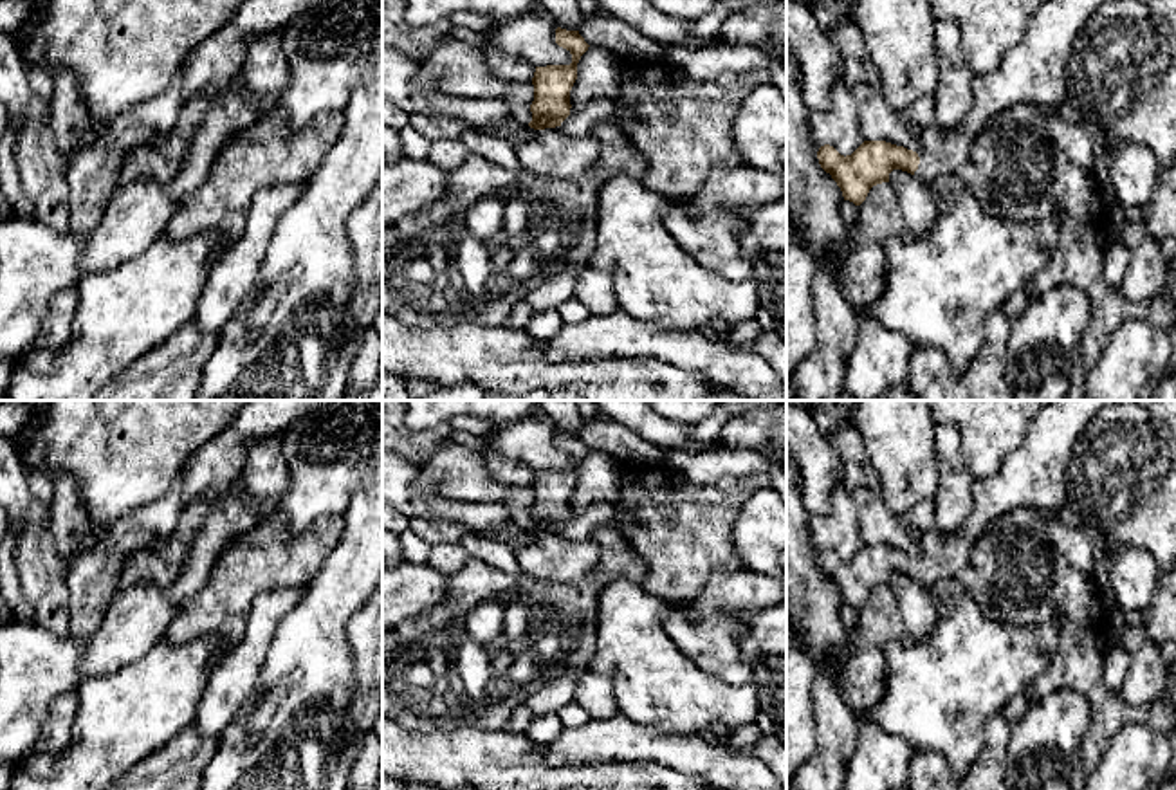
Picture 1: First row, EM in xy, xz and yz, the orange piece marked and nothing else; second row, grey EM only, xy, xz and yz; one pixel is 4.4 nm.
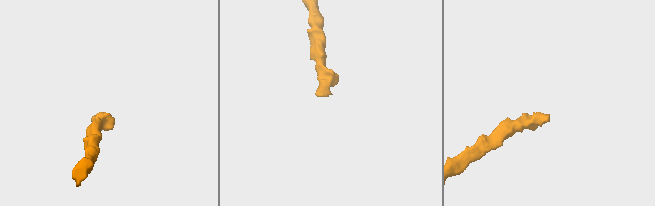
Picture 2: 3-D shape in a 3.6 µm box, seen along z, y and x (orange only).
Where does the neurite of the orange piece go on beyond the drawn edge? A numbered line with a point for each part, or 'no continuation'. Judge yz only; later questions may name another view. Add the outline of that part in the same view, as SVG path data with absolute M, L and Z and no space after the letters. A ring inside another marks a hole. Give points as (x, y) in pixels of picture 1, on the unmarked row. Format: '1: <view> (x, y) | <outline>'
1: yz (1034, 475) | M1052 400L1028 426L1026 435L999 471L974 482L974 510L954 532L933 528L920 539L914 579L931 588L958 579L979 536L1001 516L1017 509L1059 510L1068 496L1073 447L1106 406L1120 400Z

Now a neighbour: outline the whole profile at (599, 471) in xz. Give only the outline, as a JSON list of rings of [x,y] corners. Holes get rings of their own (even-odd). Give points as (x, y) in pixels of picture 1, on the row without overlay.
[[[590,449],[577,467],[577,483],[570,494],[570,509],[584,510],[590,505],[620,501],[620,471],[624,460],[608,451]]]

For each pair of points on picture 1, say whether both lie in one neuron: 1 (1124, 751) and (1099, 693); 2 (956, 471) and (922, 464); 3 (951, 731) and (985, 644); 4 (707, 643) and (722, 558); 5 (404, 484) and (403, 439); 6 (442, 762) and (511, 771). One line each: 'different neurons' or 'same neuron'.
1: different neurons
2: different neurons
3: same neuron
4: different neurons
5: different neurons
6: same neuron

